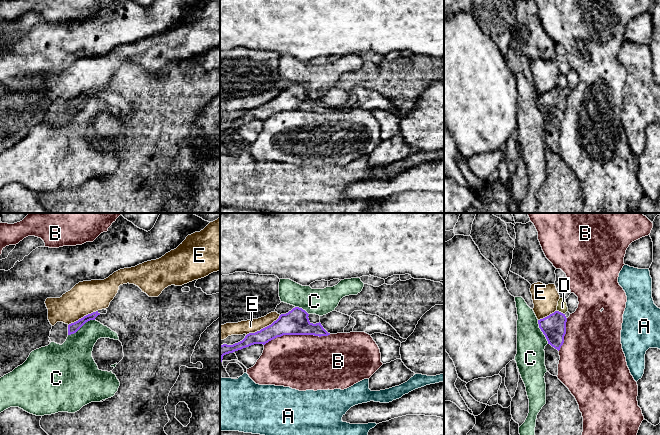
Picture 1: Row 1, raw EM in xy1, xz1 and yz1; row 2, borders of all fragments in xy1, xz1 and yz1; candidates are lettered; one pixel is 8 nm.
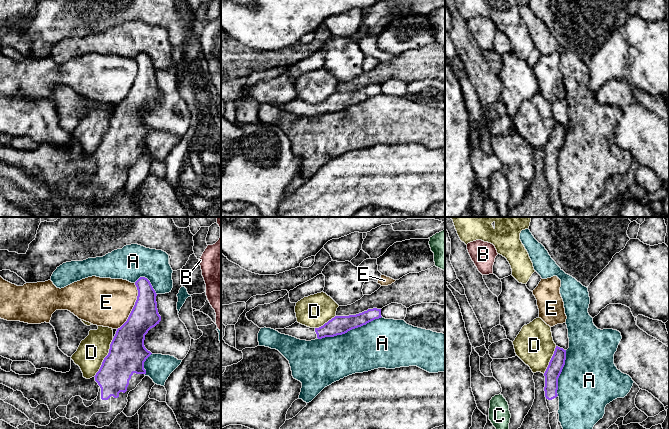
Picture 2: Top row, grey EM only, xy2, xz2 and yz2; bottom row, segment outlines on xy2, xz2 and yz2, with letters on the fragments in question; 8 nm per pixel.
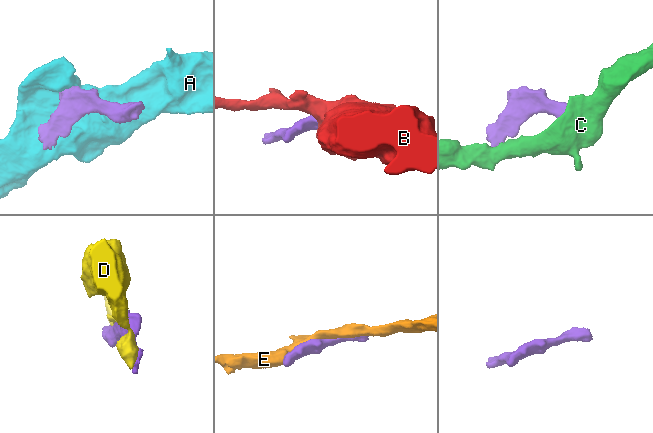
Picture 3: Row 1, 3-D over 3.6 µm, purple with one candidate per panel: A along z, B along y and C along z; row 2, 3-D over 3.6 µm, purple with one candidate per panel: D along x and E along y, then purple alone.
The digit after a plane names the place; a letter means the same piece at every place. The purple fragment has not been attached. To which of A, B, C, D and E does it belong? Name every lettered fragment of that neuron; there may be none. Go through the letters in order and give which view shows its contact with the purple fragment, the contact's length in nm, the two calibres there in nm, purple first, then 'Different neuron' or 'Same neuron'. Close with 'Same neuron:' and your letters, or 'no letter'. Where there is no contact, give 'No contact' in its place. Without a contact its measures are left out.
A: Touches purple in xz2. Shared border 550 nm. Thickness 150 nm (purple) against 380 nm. Different neuron
B: Touches purple in xz1. Shared border 550 nm. Thickness 200 nm (purple) against 440 nm. Different neuron
C: Touches purple in xy1. Shared border 260 nm. Thickness 80 nm (purple) against 280 nm. Different neuron
D: Touches purple in xy2. Shared border 360 nm. Thickness 300 nm (purple) against 220 nm. Different neuron
E: Touches purple in xy2. Shared border 400 nm. Thickness 220 nm (purple) against 380 nm. Different neuron
Same neuron: no letter

